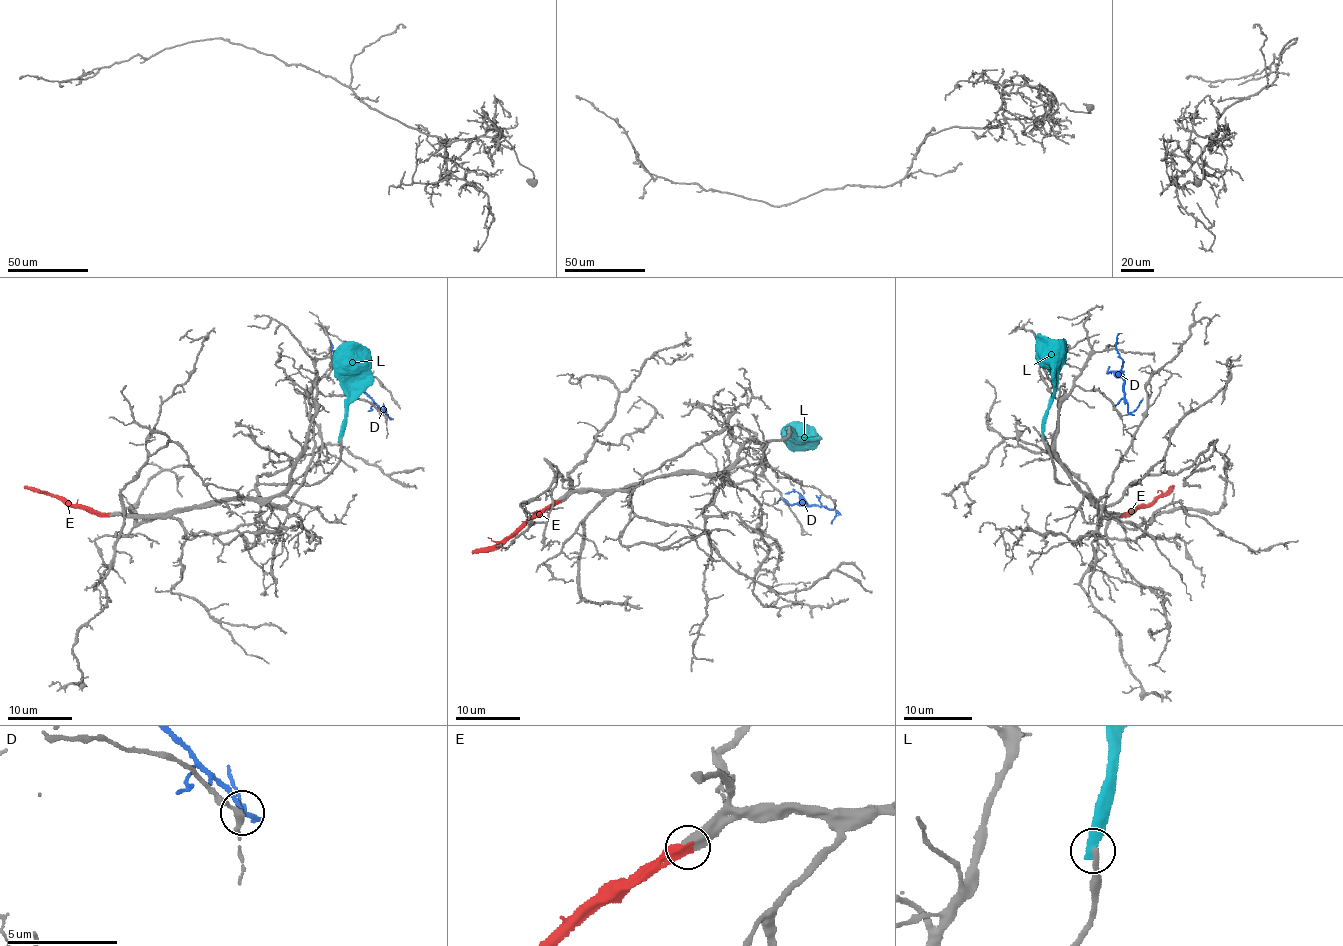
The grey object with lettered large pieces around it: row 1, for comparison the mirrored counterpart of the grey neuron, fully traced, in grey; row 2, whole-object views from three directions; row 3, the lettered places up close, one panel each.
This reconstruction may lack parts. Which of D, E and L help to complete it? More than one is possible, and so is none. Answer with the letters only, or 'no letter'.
E

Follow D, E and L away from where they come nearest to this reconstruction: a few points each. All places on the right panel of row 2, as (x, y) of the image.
D: (1128, 412), (1122, 357), (1117, 351), (1117, 337), (1122, 333)
E: (1118, 514), (1149, 506), (1173, 485)
L: (1043, 436), (1043, 419), (1053, 391), (1053, 373), (1041, 359), (1038, 333)

